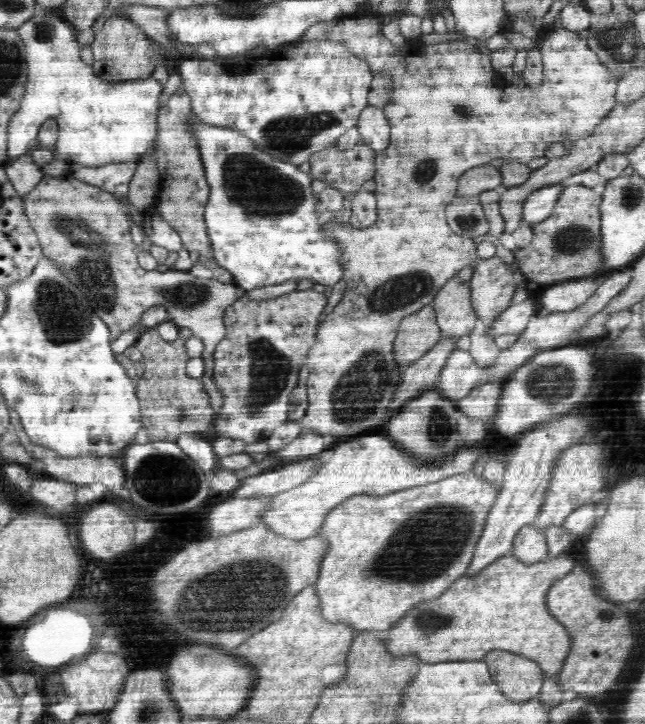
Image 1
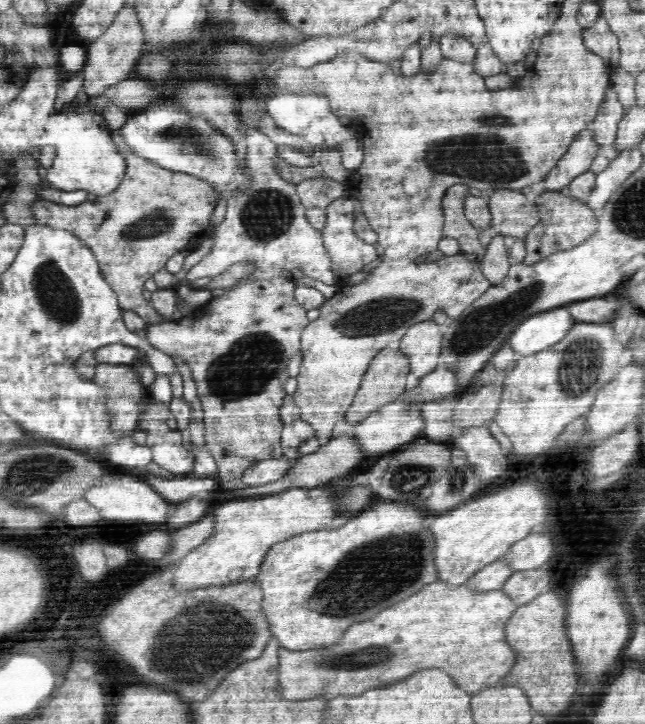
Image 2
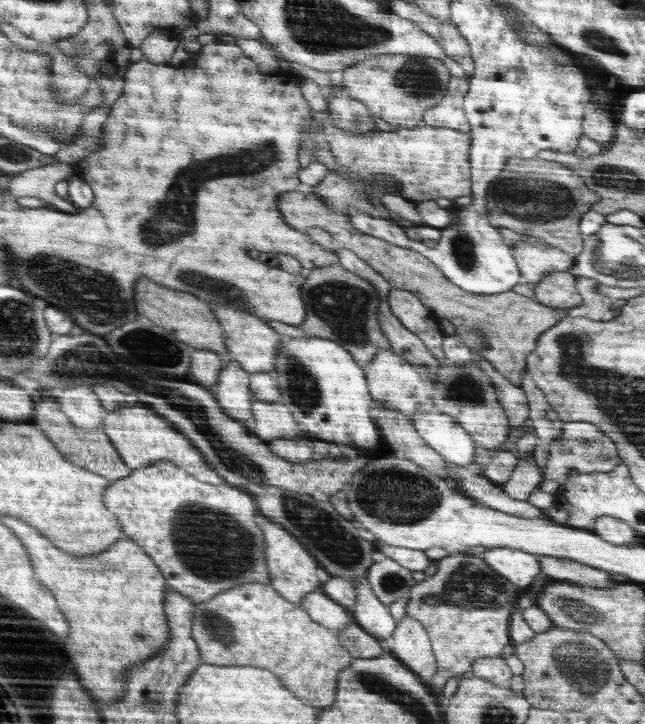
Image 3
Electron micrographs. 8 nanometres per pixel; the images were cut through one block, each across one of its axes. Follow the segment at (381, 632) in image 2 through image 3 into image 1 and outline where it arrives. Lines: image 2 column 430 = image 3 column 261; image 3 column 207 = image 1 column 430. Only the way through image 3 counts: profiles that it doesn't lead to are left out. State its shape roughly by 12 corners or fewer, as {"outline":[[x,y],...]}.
{"outline":[[504,555],[410,608],[391,656],[504,649],[546,677],[572,640],[546,594],[576,562]]}

